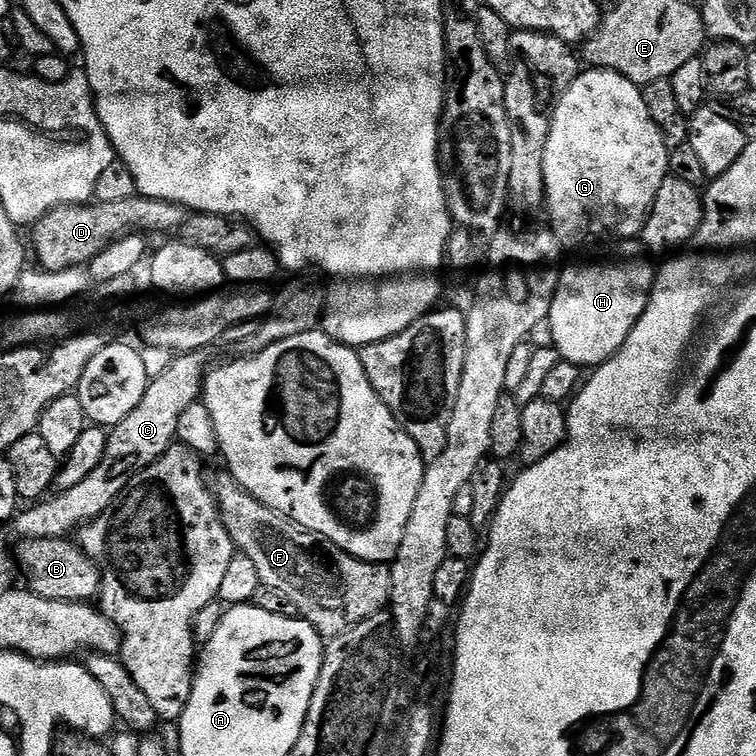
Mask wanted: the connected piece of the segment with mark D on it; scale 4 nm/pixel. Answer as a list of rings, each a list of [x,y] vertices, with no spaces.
[[[139,194],[122,198],[122,202],[66,204],[50,210],[31,225],[30,252],[36,255],[35,263],[46,270],[78,268],[87,265],[107,244],[125,234],[179,233],[189,215],[188,209],[180,204]]]

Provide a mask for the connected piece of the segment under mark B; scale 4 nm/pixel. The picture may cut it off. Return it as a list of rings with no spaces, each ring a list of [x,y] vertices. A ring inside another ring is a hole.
[[[42,536],[28,538],[20,549],[15,549],[14,560],[28,579],[26,588],[36,596],[53,599],[54,602],[92,602],[100,595],[100,569],[83,552],[79,543],[68,538]]]

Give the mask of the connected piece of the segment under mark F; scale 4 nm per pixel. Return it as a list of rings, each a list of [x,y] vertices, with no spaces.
[[[230,474],[223,475],[217,478],[216,484],[214,480],[214,495],[216,503],[220,505],[220,517],[236,545],[237,553],[254,562],[261,585],[276,590],[284,599],[292,600],[298,605],[301,617],[311,622],[321,636],[340,636],[366,618],[379,615],[387,607],[392,592],[392,571],[387,565],[372,565],[354,559],[334,546],[334,542],[324,540],[322,534],[306,530],[301,524],[294,523],[287,516],[258,502]]]

